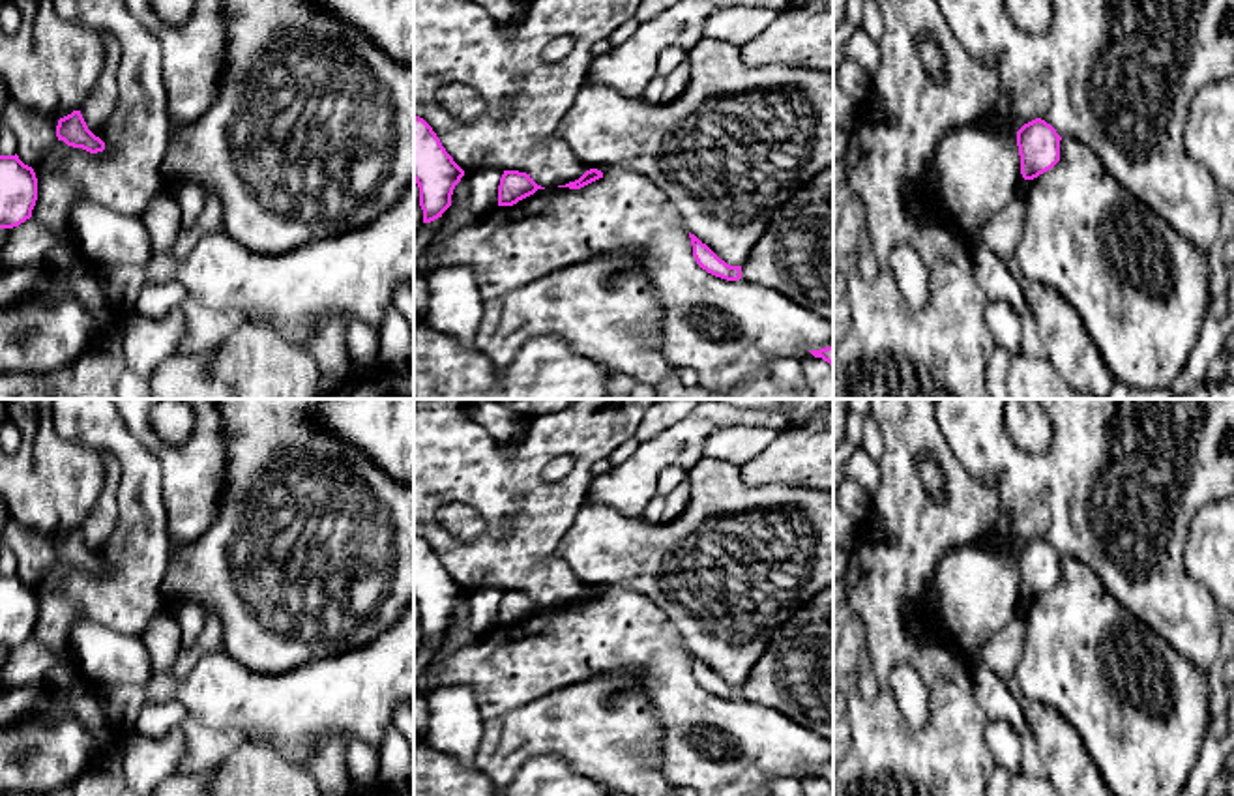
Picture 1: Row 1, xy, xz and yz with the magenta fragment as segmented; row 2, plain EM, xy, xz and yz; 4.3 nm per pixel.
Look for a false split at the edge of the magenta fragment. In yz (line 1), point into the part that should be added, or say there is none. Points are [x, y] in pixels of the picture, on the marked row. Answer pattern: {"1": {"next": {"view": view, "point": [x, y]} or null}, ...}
{"1": {"next": null}}

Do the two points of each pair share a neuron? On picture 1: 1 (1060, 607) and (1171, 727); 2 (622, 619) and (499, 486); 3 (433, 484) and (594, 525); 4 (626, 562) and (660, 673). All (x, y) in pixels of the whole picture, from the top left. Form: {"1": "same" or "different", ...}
{"1": "same", "2": "different", "3": "different", "4": "different"}

